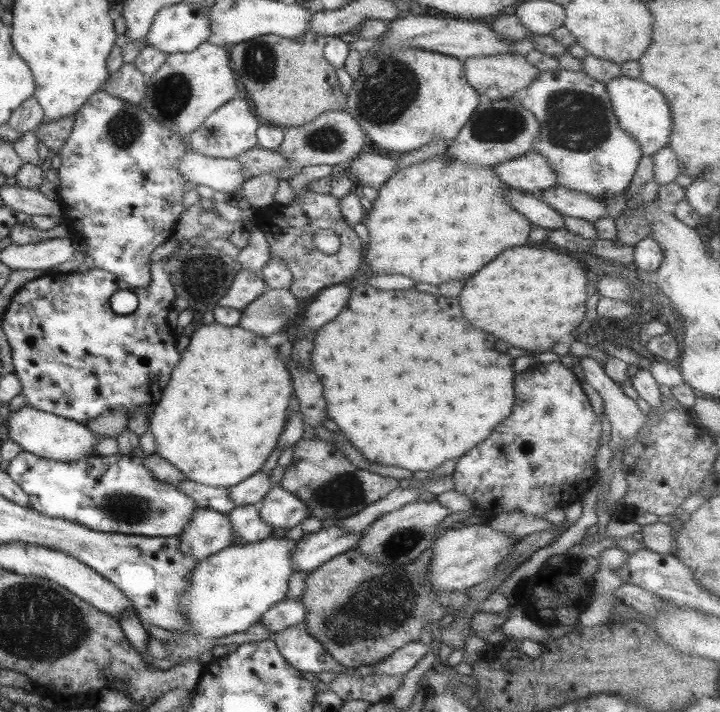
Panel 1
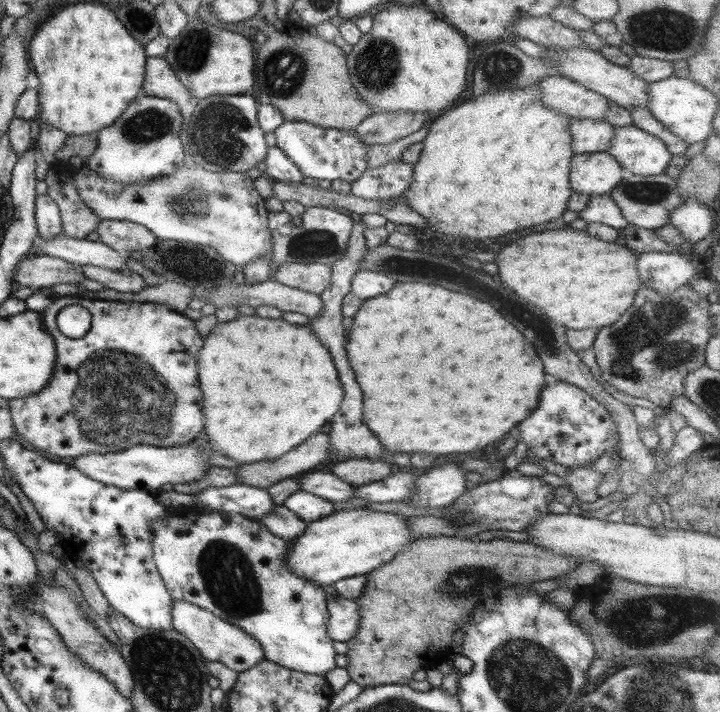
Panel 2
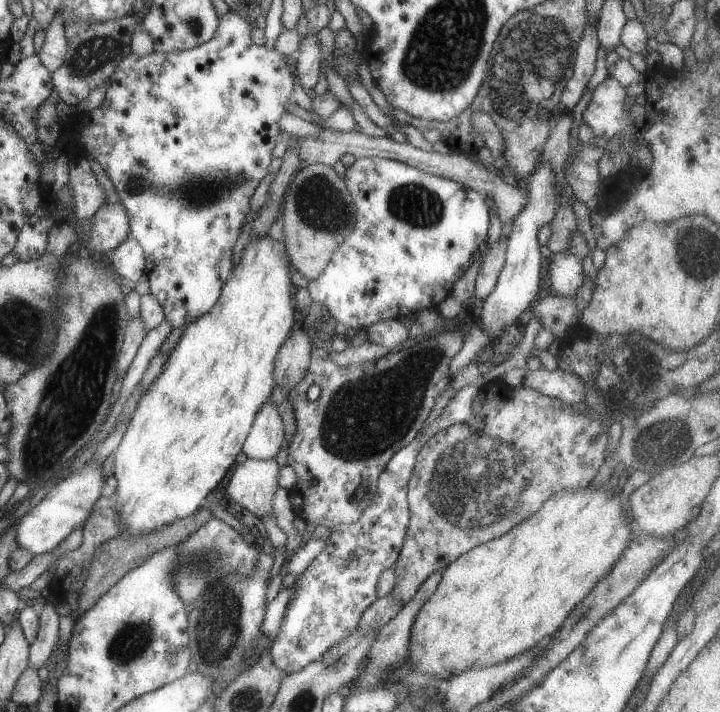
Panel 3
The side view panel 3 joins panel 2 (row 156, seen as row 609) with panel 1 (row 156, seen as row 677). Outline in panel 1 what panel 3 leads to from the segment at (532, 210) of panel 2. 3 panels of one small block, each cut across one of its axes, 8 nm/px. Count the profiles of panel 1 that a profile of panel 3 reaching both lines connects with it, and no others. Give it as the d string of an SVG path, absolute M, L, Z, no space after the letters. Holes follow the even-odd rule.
M445 151L396 169L379 188L364 223L369 241L363 244L362 259L369 267L369 273L403 274L415 282L435 286L445 280L467 280L503 249L525 245L530 222L503 199L506 188L491 167L453 159Z

